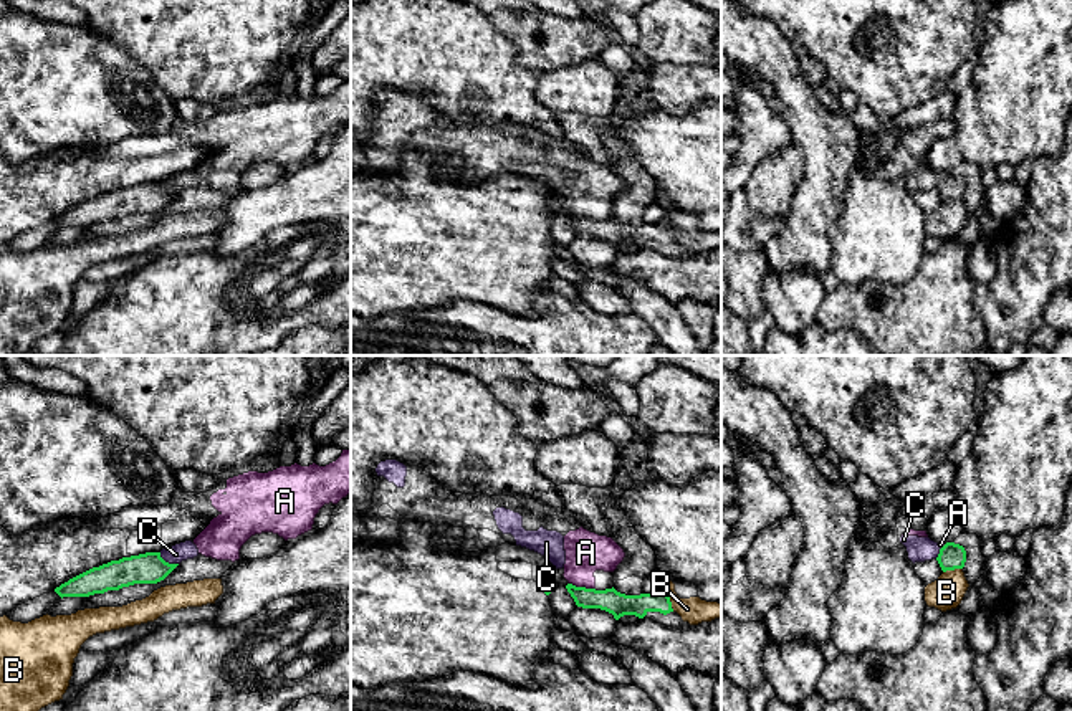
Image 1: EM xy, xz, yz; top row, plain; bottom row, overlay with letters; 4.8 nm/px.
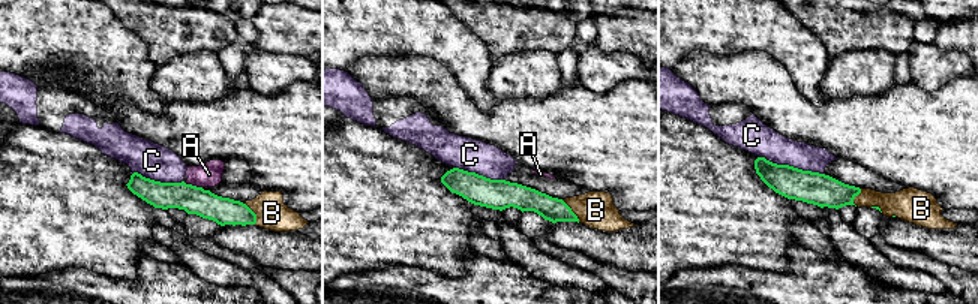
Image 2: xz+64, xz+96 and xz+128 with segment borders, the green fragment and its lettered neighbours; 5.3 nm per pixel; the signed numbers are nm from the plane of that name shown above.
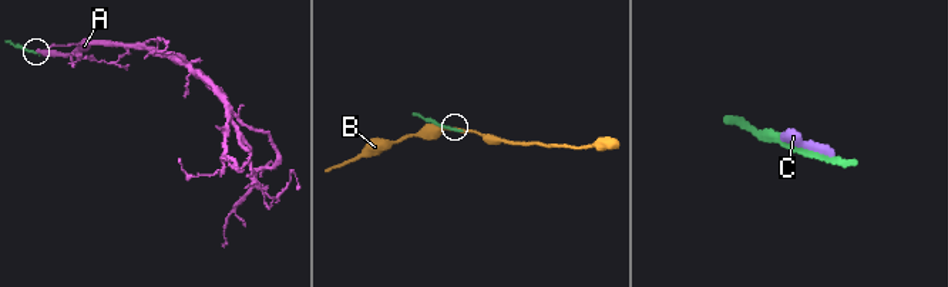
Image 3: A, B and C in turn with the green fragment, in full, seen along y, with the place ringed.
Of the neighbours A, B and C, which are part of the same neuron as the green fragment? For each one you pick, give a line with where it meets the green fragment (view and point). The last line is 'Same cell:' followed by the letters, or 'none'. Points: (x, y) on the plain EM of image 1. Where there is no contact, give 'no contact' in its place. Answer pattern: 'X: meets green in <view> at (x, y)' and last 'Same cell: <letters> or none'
Same cell: none

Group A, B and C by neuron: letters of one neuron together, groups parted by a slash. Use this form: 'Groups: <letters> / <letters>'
Groups: A C / B

